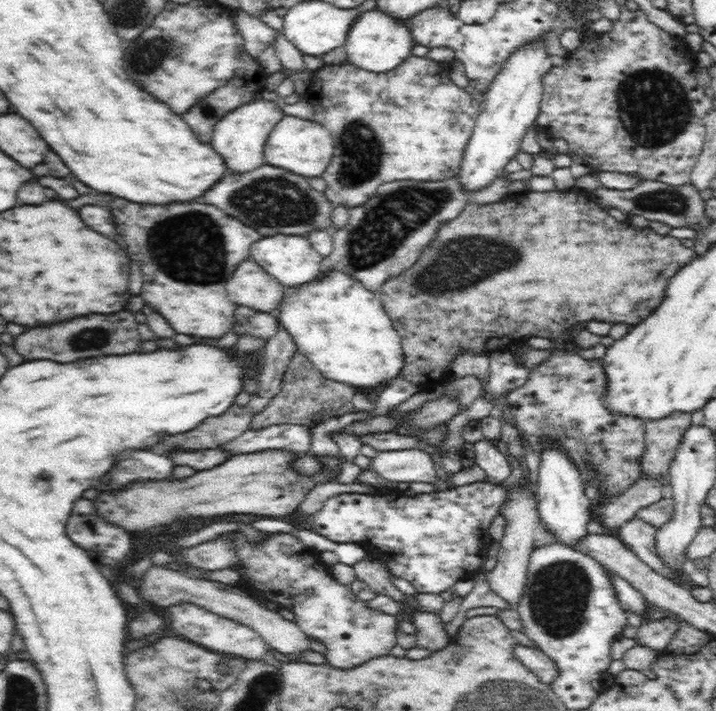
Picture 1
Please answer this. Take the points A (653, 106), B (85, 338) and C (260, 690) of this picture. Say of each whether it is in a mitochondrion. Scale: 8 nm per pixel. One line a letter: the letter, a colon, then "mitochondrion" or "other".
A: mitochondrion
B: mitochondrion
C: mitochondrion

